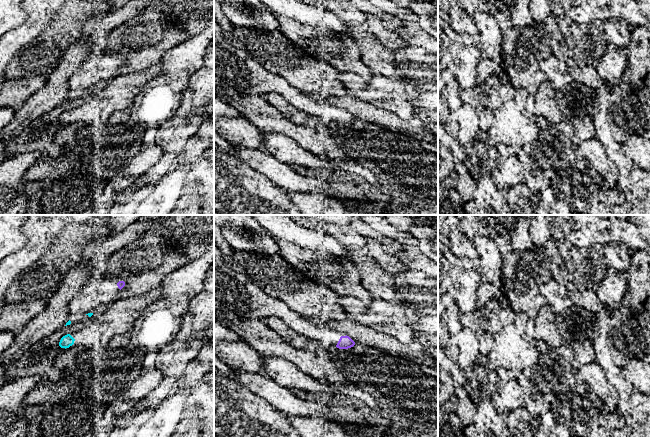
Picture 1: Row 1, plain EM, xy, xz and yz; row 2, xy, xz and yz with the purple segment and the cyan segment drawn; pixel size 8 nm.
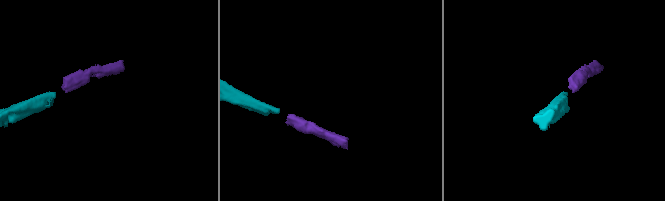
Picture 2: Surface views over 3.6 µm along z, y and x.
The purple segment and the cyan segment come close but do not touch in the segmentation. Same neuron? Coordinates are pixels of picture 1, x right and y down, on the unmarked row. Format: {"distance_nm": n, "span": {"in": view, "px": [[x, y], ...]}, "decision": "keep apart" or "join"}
{"distance_nm": 300, "span": {"in": "xy", "px": [[118, 63], [92, 89]]}, "decision": "keep apart"}

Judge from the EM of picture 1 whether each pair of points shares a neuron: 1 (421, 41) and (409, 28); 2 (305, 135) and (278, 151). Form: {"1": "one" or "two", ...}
{"1": "one", "2": "two"}

